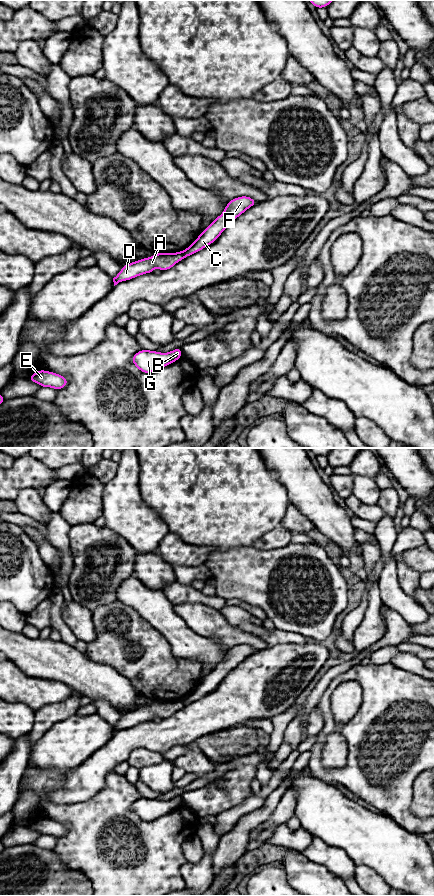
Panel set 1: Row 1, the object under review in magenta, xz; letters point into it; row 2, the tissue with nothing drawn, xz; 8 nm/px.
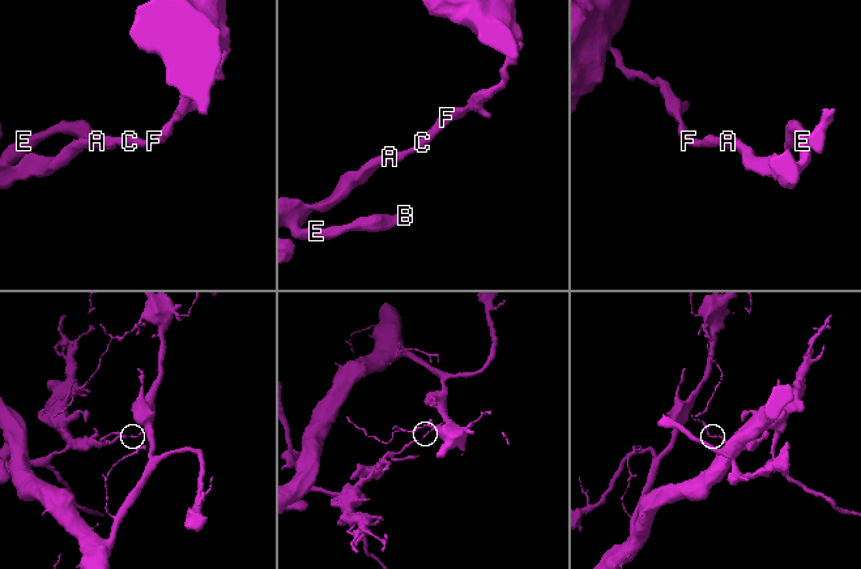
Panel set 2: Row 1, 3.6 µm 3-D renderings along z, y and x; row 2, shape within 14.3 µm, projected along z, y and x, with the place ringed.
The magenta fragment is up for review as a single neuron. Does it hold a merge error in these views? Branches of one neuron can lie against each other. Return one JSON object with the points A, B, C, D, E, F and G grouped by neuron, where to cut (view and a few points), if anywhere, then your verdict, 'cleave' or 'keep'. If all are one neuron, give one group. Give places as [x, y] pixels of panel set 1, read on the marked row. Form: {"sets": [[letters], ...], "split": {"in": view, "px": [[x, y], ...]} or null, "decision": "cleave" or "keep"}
{"sets": [["A", "B", "D", "E", "G"], ["C", "F"]], "split": {"in": "xz", "px": [[181, 252], [184, 257]]}, "decision": "cleave"}

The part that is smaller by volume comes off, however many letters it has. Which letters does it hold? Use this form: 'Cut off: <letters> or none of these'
Cut off: A, B, D, E, G

